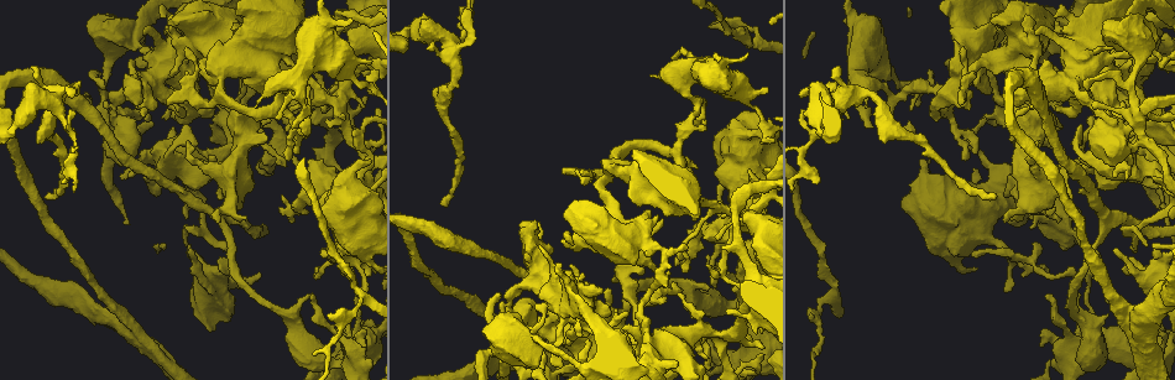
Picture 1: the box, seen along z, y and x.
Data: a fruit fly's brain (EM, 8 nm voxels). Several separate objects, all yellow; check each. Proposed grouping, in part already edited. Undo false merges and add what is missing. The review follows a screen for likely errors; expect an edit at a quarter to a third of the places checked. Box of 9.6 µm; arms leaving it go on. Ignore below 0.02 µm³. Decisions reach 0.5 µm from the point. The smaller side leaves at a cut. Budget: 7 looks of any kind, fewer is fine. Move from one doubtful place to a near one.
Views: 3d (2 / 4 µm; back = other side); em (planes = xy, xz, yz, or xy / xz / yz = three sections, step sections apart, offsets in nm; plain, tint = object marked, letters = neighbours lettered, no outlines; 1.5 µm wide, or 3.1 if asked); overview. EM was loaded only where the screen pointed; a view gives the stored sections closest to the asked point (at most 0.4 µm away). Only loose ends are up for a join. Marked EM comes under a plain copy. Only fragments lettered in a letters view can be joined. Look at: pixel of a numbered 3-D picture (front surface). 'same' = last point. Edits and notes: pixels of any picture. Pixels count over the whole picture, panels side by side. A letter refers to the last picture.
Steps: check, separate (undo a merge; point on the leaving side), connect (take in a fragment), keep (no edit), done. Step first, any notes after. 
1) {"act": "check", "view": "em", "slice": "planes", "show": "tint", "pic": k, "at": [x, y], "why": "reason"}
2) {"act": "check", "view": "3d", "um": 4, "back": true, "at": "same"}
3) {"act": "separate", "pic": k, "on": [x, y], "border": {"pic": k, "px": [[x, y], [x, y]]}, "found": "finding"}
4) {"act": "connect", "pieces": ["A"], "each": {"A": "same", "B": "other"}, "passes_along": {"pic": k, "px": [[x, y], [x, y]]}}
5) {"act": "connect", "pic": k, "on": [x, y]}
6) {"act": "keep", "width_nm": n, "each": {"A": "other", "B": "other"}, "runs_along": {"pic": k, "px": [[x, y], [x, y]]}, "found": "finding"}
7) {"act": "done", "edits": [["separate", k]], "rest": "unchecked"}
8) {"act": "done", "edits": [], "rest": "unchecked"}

{"act": "check", "view": "em", "slice": "planes", "show": "letters", "pic": 1, "at": [220, 265], "why": "free end"}

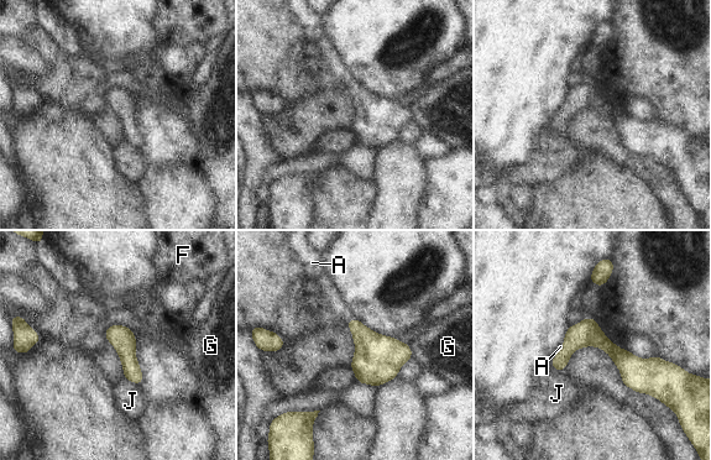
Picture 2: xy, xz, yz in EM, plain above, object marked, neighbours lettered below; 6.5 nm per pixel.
{"act": "connect", "pic": 2, "on": [327, 291], "width_nm": 160, "each": {"A": "same", "F": "other", "G": "other", "J": "other"}, "passes_along": {"pic": 2, "px": [[372, 351], [351, 319], [327, 291]]}, "found": "the cell continues"}

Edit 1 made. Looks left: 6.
{"act": "check", "view": "em", "slice": "planes", "show": "letters", "pic": 1, "at": [672, 281], "why": "thin end"}

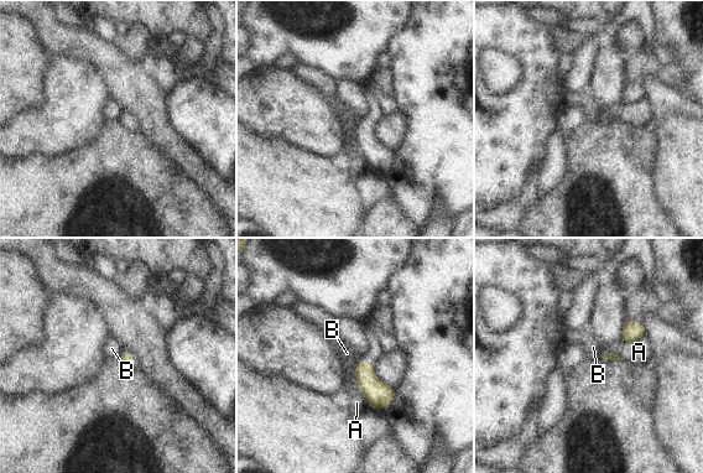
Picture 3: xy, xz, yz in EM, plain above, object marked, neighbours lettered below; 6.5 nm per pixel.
{"act": "keep", "longest_contact_nm": ["A", 170], "each": {"A": "other", "B": "other"}, "found": "no lettered fragment goes on from it"}

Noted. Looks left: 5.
{"act": "check", "view": "3d", "um": 2, "pic": 1, "at": [1009, 258], "why": "calibre changes"}

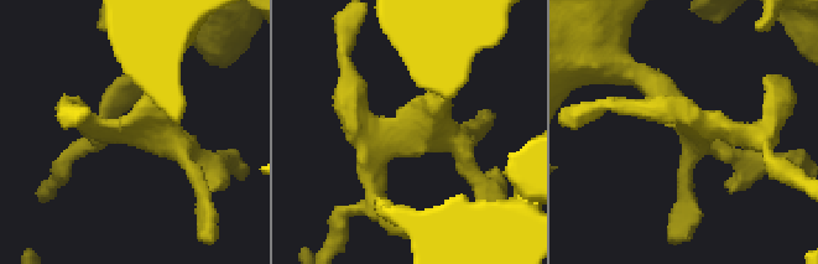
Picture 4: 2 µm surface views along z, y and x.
{"act": "check", "view": "em", "slice": "planes", "show": "tint", "pic": 4, "at": [425, 132]}

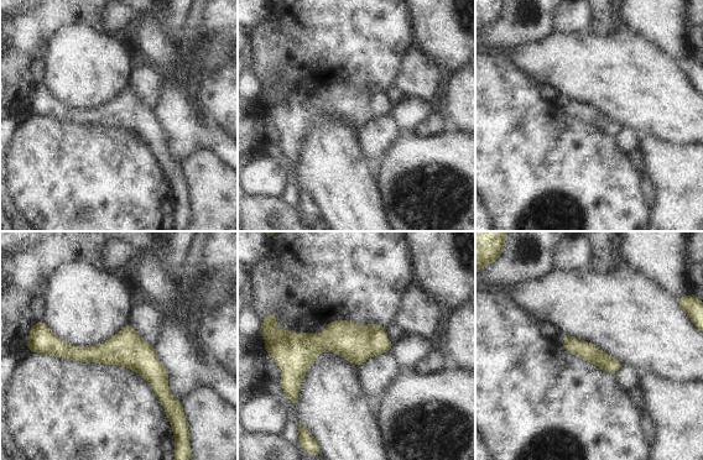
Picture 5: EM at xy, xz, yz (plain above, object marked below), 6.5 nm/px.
{"act": "check", "view": "em", "slice": "planes", "show": "letters", "at": "same", "why": "what lies round it"}

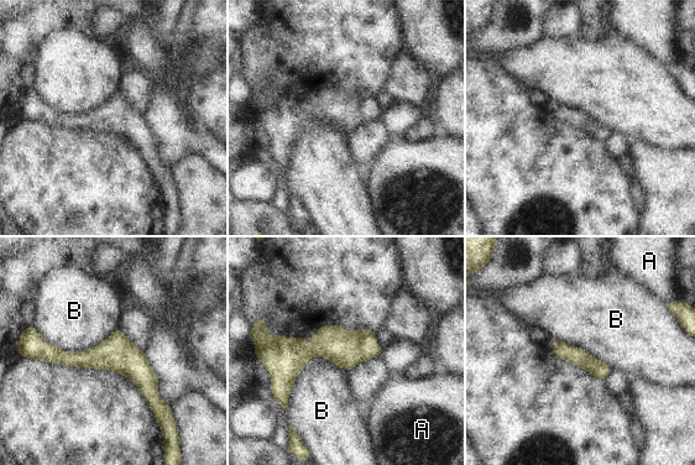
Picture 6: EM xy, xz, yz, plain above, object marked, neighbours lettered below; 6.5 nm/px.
{"act": "keep", "each": {"A": "other", "B": "other"}, "border": {"pic": 6, "px": [[348, 371], [314, 355], [286, 412]]}, "found": "continuous, no second cell"}

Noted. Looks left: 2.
{"act": "done", "edits": [["connect", 2]], "rest": "unchecked"}

